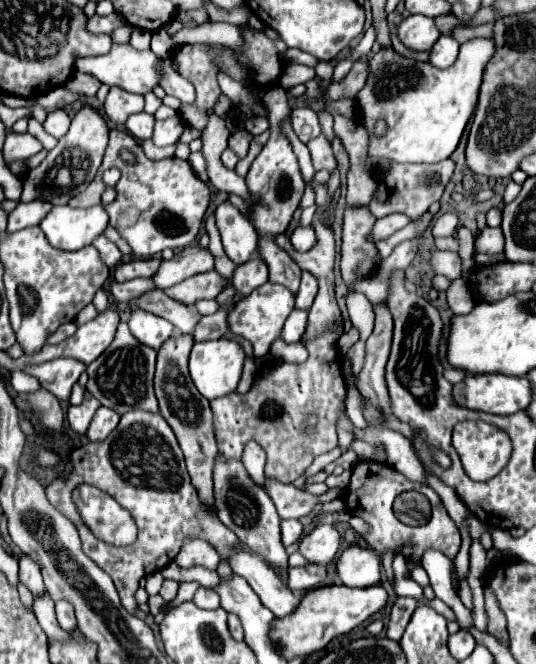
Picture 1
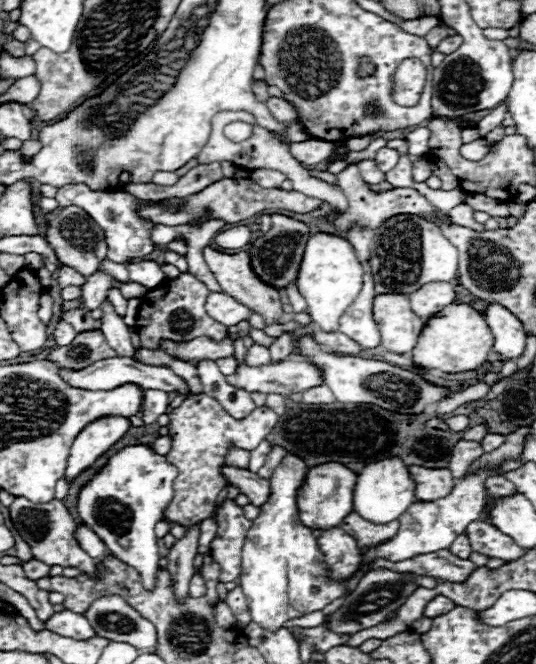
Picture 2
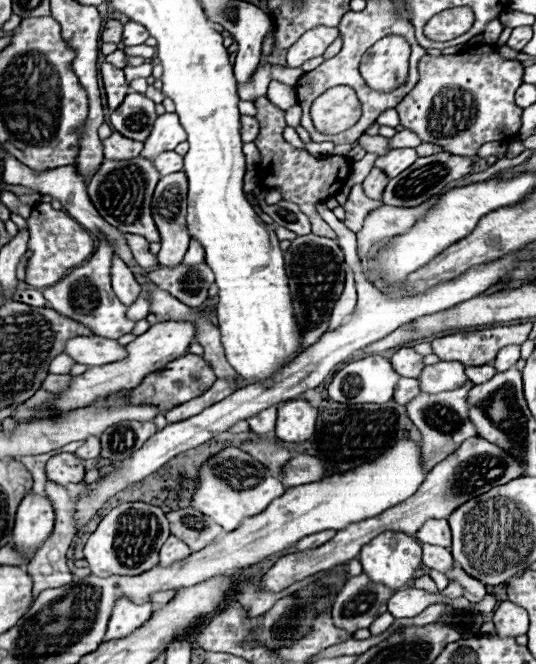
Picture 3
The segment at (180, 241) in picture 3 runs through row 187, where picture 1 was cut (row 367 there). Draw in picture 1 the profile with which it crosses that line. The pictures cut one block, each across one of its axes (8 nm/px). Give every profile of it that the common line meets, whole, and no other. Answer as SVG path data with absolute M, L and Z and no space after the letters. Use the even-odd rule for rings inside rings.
M176 334L164 348L158 350L158 364L156 364L156 398L160 402L160 414L174 430L180 448L184 452L184 460L188 466L188 474L192 478L192 486L198 492L200 504L216 512L214 506L214 466L216 458L220 456L216 436L214 436L214 414L210 408L210 400L204 398L198 388L194 386L190 374L188 374L188 356L194 340L192 334Z

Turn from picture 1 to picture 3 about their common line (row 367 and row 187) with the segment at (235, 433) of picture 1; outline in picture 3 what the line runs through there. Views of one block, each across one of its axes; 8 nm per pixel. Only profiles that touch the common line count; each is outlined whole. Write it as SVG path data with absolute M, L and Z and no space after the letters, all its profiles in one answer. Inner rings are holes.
M260 98L254 102L258 108L258 122L260 122L260 134L256 138L256 146L260 150L260 168L258 168L258 176L262 180L264 186L282 192L282 198L288 202L296 202L302 212L310 218L312 222L312 234L316 236L324 236L324 238L332 238L336 240L336 232L320 218L320 214L316 212L316 204L320 204L322 200L334 196L342 184L346 182L348 174L350 174L350 160L346 156L326 156L326 158L318 158L308 154L306 150L298 150L292 144L288 144L282 138L284 132L284 110L276 108L274 104L268 102L268 98Z

